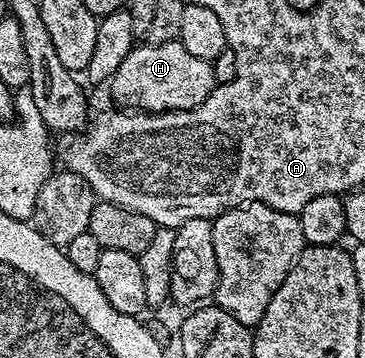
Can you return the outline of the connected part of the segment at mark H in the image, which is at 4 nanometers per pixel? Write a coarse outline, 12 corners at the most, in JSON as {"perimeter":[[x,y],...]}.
{"perimeter":[[182,43],[135,45],[108,84],[117,106],[187,111],[214,64]]}

